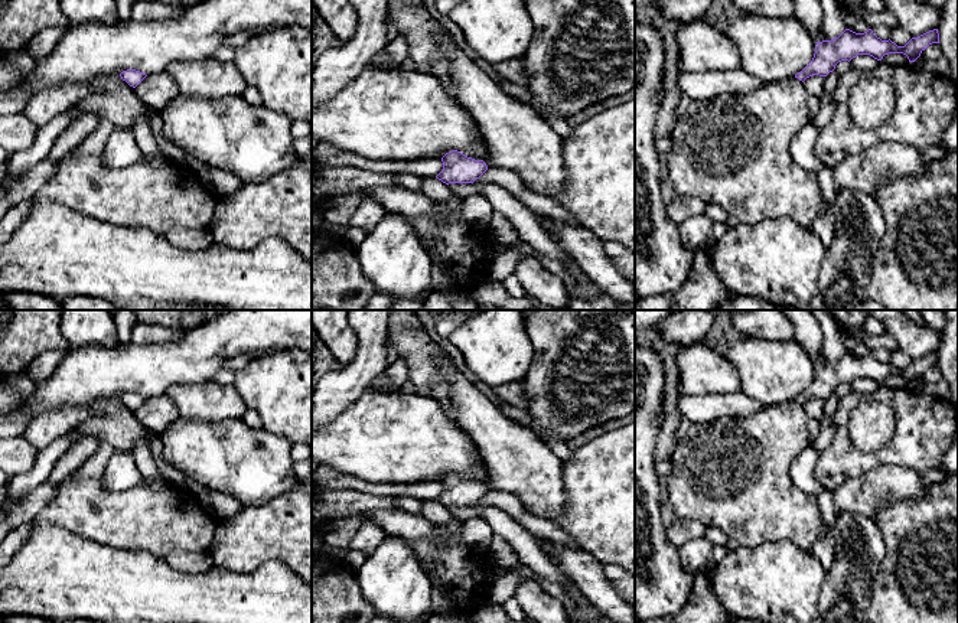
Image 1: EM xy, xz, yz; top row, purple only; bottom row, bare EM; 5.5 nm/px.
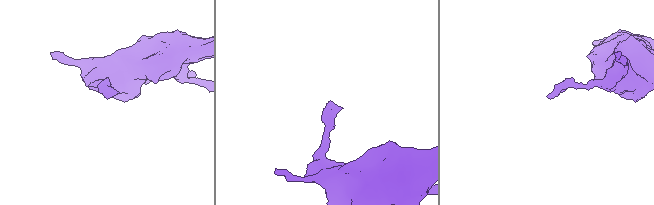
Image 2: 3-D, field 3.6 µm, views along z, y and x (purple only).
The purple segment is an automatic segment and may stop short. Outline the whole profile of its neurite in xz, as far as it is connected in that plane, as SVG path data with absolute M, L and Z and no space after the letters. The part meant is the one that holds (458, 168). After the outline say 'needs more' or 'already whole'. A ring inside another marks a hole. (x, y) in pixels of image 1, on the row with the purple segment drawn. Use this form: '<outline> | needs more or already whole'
M452 150L441 157L443 170L436 176L443 183L473 183L486 170L483 160L475 160L457 150Z | already whole

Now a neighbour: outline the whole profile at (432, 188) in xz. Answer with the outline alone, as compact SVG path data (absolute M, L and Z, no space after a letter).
M424 177L421 182L421 193L436 202L453 196L453 192L449 189L449 186L437 177Z

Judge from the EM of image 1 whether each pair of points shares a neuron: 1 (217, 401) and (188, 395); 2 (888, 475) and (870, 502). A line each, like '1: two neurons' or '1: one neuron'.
1: one neuron
2: one neuron

